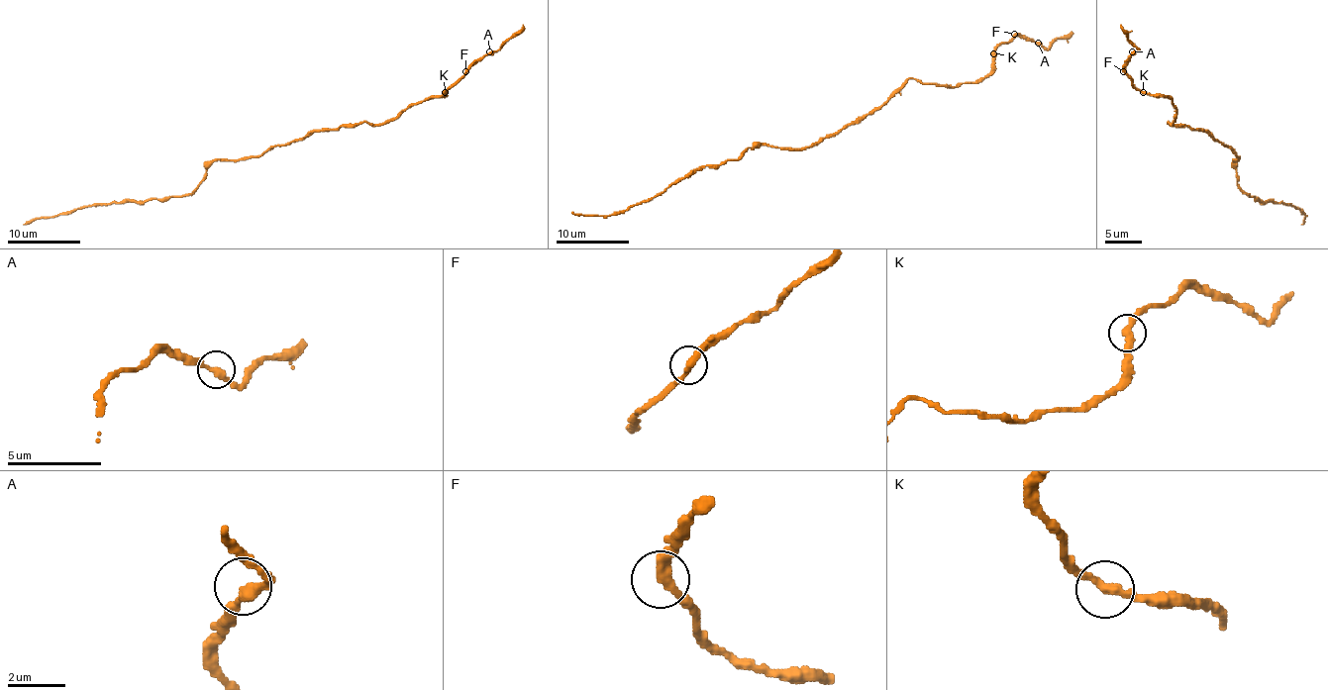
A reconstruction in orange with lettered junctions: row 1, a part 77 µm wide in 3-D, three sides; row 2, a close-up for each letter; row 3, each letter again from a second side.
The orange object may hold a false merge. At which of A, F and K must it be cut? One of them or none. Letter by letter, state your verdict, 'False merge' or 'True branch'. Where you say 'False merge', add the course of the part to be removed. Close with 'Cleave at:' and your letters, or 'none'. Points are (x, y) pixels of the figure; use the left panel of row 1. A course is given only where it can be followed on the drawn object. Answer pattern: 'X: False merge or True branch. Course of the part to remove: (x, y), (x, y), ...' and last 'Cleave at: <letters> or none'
A: True branch
F: True branch
K: True branch
Cleave at: none

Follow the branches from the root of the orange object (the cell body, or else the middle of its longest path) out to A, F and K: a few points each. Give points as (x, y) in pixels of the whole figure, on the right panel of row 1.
A: (1219, 142), (1206, 131), (1169, 122), (1174, 124), (1175, 115), (1172, 100), (1141, 93), (1126, 75), (1132, 51)
F: (1219, 142), (1206, 131), (1172, 126), (1169, 122), (1174, 124), (1175, 115), (1172, 100), (1141, 93), (1123, 71)
K: (1219, 142), (1206, 131), (1172, 126), (1169, 122), (1174, 124), (1175, 115), (1172, 100), (1169, 97), (1143, 93)

